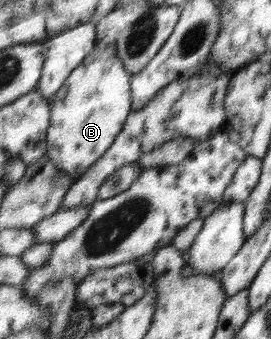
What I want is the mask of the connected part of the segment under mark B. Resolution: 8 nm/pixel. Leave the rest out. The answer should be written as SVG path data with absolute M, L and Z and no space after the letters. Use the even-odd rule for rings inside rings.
M98 42L81 64L70 72L63 86L48 99L50 108L50 126L46 132L46 154L54 161L60 172L81 178L103 156L124 128L128 116L132 113L131 78L124 68L123 60L117 56L116 44Z

